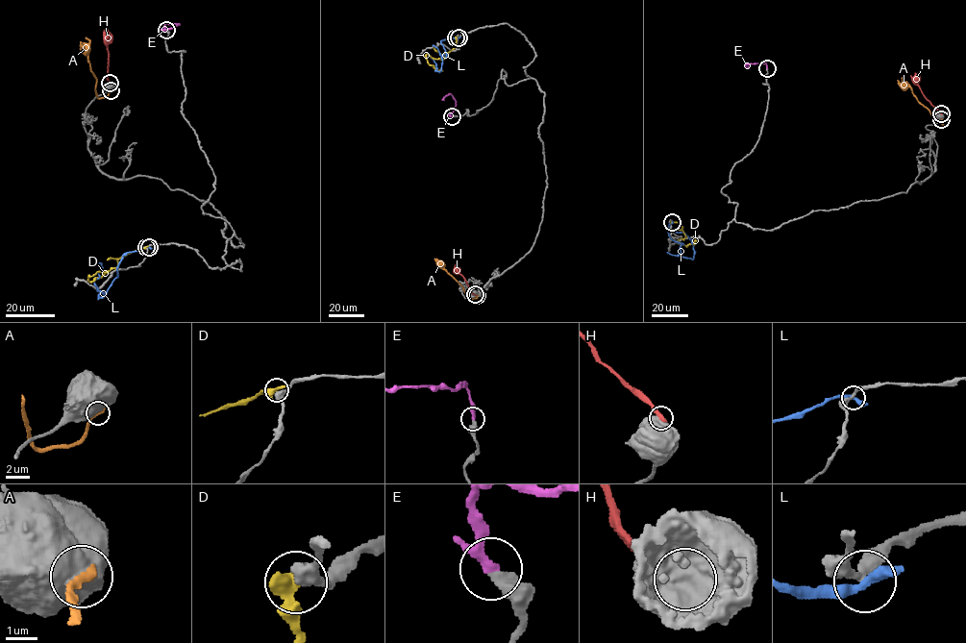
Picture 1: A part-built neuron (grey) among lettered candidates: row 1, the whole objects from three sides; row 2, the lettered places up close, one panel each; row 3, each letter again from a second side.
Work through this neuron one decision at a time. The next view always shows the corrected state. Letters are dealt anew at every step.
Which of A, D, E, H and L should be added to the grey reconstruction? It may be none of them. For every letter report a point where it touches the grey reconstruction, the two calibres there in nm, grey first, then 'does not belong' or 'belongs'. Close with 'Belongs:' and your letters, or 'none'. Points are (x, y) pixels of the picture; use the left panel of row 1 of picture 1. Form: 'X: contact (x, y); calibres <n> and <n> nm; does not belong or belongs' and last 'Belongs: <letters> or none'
A: contact (111, 90); calibres 1000 and 300 nm; does not belong
D: contact (146, 247); calibres 420 and 550 nm; does not belong
E: contact (166, 30); calibres 320 and 240 nm; belongs
H: contact (110, 83); calibres 850 and 340 nm; does not belong
L: contact (149, 247); calibres 260 and 320 nm; does not belong
Belongs: E

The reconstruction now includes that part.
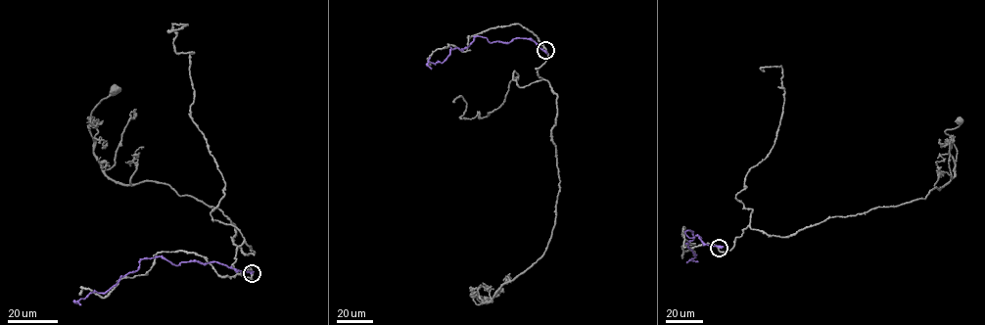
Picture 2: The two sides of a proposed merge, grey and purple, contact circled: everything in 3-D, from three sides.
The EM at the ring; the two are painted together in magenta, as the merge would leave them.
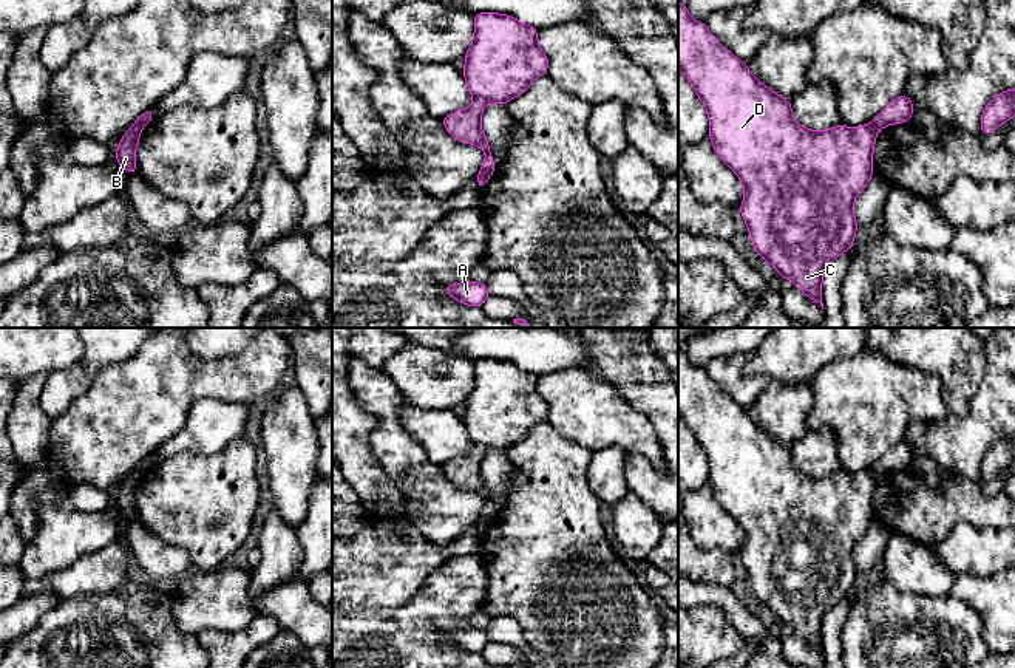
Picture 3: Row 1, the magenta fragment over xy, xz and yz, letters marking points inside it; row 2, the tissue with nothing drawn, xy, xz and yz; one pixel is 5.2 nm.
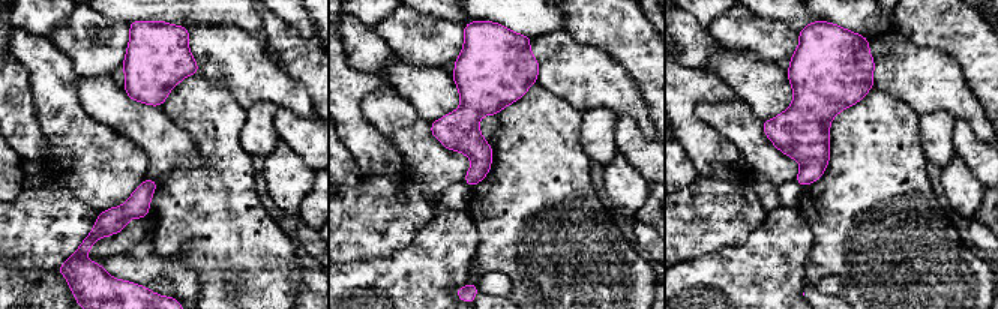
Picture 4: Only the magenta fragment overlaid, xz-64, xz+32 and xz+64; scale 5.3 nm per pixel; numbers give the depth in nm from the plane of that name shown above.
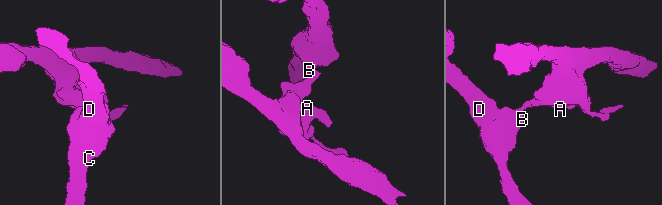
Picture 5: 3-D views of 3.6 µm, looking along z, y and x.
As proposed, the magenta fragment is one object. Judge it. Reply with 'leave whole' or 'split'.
split

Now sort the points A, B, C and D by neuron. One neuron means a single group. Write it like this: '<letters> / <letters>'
A / B C D

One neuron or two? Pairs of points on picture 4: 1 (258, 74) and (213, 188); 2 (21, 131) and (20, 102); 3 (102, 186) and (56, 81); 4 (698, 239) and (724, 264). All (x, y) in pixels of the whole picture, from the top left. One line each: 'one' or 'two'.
1: two
2: one
3: one
4: two

